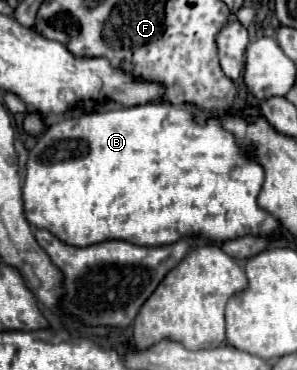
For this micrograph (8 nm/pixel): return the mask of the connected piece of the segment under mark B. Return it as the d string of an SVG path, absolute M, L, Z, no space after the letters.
M139 104L139 106L115 106L107 108L103 112L91 112L91 114L79 114L79 116L69 116L53 126L37 140L37 144L29 152L27 160L27 176L23 184L23 200L25 200L25 216L35 228L45 228L59 240L71 246L91 246L97 242L105 240L127 240L137 246L163 246L163 244L173 244L175 240L181 240L183 236L193 236L197 234L199 238L205 240L215 240L215 242L225 242L233 240L239 236L271 236L279 232L281 224L279 220L263 210L257 202L259 190L263 186L263 166L255 160L253 156L253 146L239 146L235 142L235 136L227 132L221 124L221 116L211 116L205 120L205 124L199 124L195 120L195 110L187 106L173 106L173 104Z

